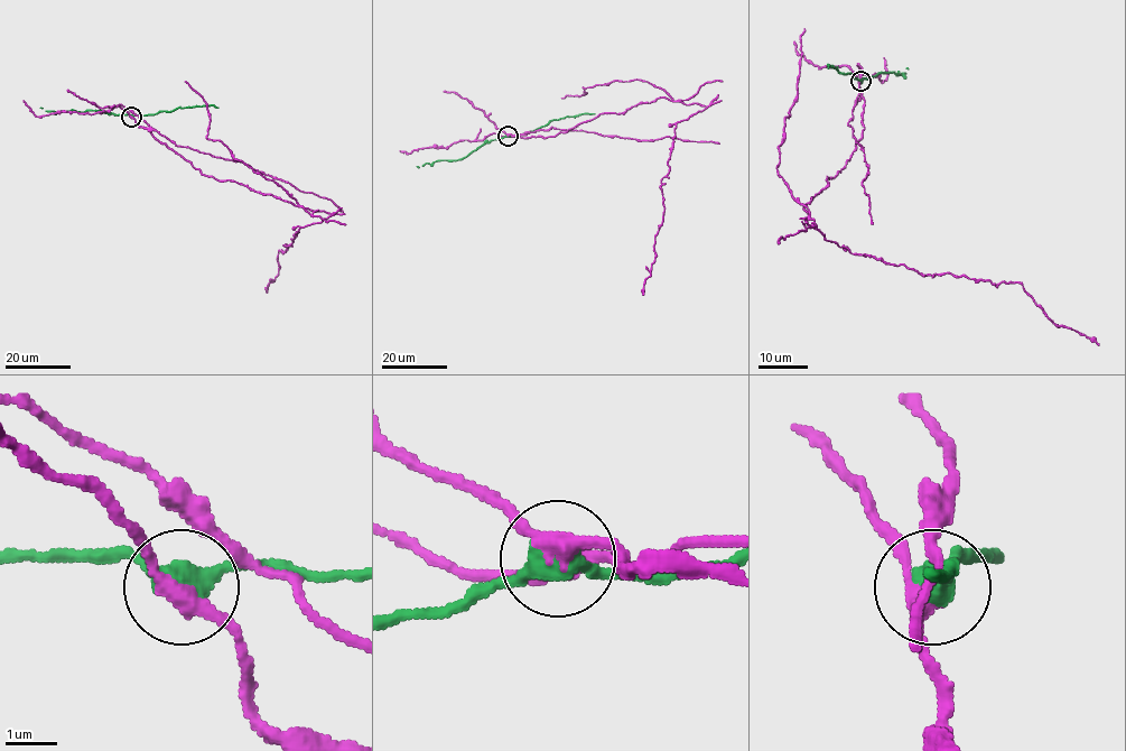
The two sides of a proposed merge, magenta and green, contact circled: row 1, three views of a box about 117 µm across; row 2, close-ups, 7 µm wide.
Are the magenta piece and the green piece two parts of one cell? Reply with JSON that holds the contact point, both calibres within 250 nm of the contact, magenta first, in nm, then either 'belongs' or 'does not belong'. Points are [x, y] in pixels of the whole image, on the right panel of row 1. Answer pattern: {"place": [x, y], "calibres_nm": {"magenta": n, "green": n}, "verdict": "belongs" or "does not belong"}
{"place": [861, 81], "calibres_nm": {"magenta": 280, "green": 440}, "verdict": "does not belong"}

